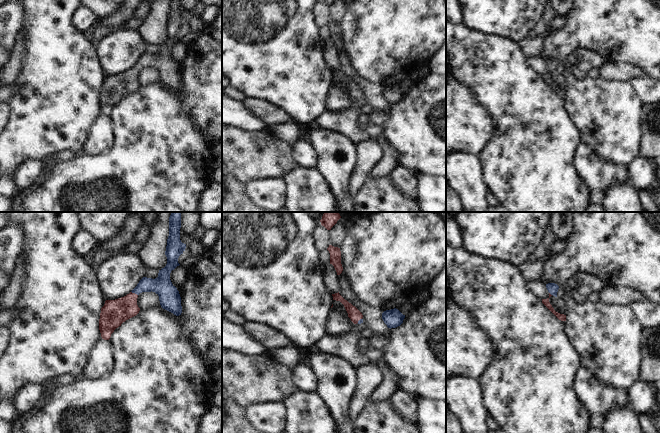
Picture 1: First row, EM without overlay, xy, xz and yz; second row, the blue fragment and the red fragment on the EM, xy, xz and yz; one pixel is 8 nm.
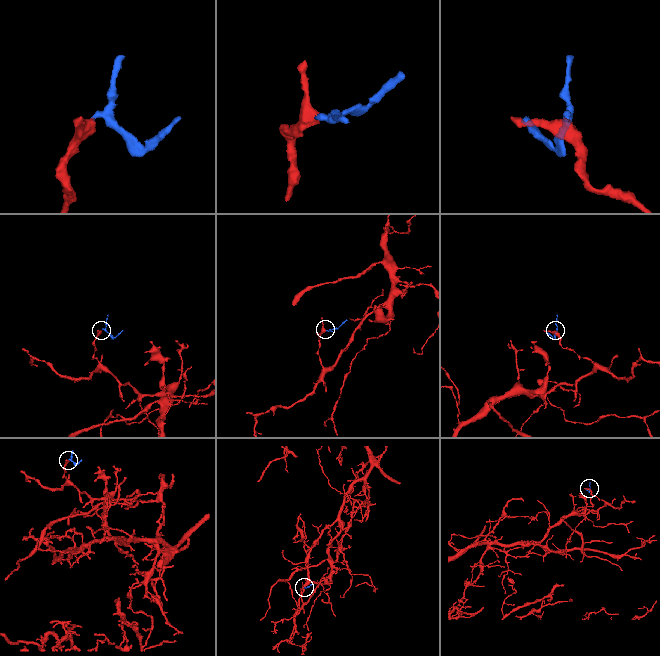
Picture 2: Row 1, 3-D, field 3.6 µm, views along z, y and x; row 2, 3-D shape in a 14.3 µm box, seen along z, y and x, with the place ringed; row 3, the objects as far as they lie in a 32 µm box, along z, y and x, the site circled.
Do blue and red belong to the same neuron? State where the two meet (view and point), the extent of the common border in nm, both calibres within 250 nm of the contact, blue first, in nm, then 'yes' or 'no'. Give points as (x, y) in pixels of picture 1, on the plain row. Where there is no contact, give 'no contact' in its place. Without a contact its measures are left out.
xy (134, 68) | 70 nm | 160/200 nm | yes

